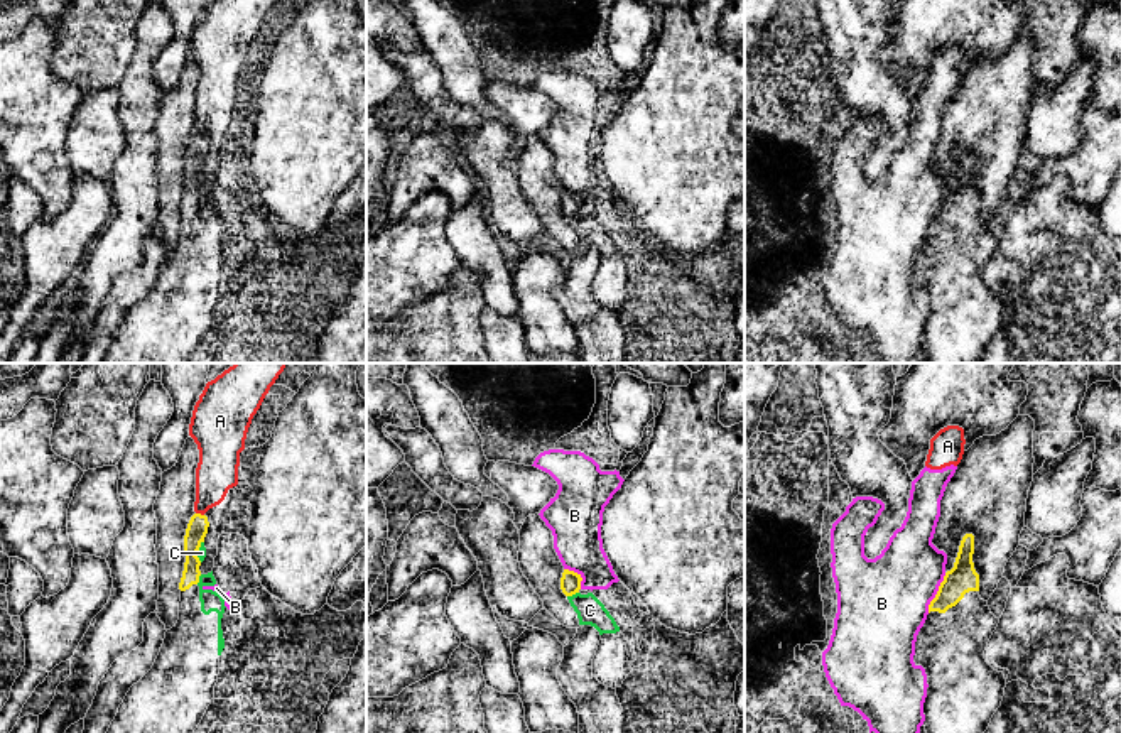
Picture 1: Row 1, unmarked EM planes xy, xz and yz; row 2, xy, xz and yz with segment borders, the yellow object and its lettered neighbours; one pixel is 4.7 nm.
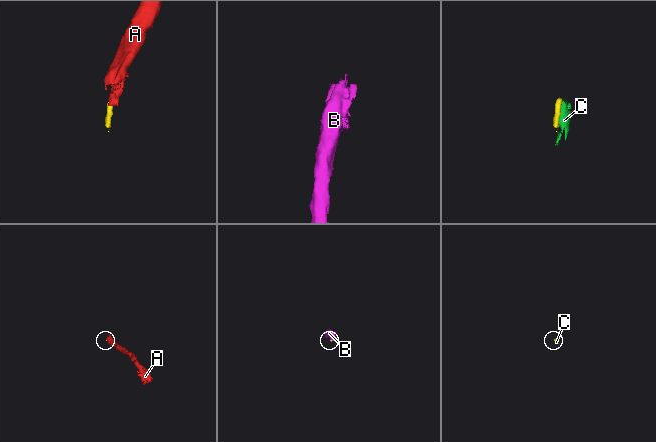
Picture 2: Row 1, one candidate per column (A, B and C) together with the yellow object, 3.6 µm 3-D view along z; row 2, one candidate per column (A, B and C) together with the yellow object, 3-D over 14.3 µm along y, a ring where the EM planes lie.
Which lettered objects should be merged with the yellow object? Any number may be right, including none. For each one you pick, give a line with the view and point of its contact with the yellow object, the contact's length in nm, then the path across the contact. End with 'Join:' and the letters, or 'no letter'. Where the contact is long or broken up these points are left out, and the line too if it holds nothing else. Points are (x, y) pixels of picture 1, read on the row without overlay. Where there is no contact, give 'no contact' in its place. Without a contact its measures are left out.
C: xz (573, 215) | 60 nm
Join: C

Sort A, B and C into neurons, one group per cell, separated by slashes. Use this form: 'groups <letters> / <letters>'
groups A B / C

